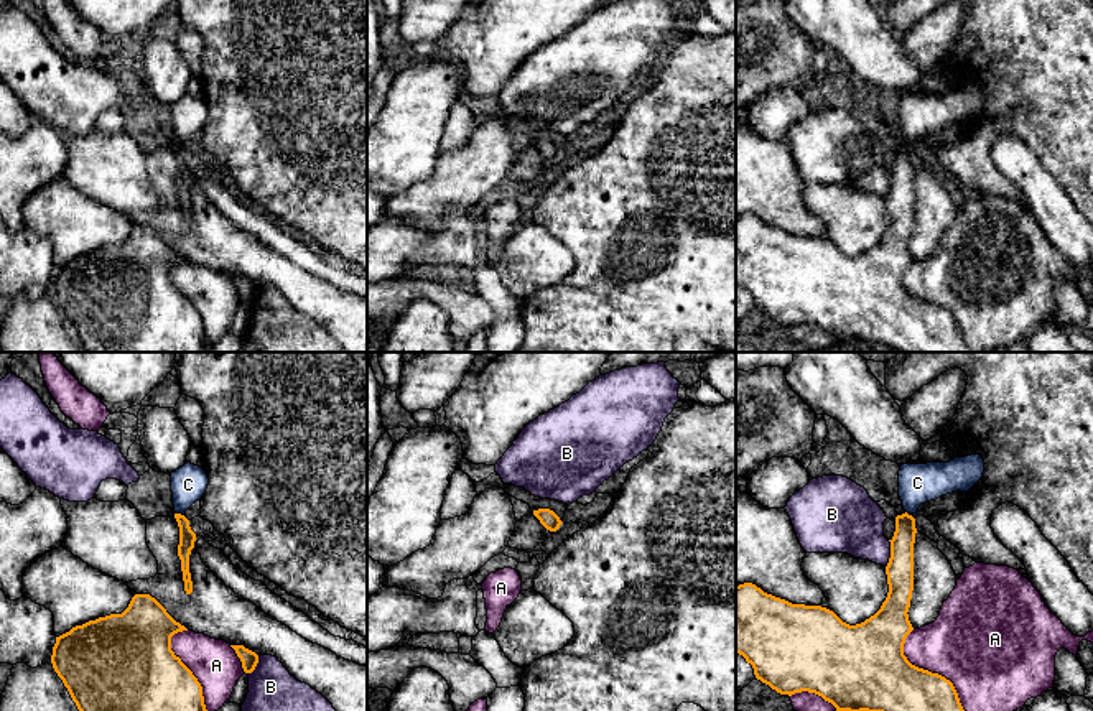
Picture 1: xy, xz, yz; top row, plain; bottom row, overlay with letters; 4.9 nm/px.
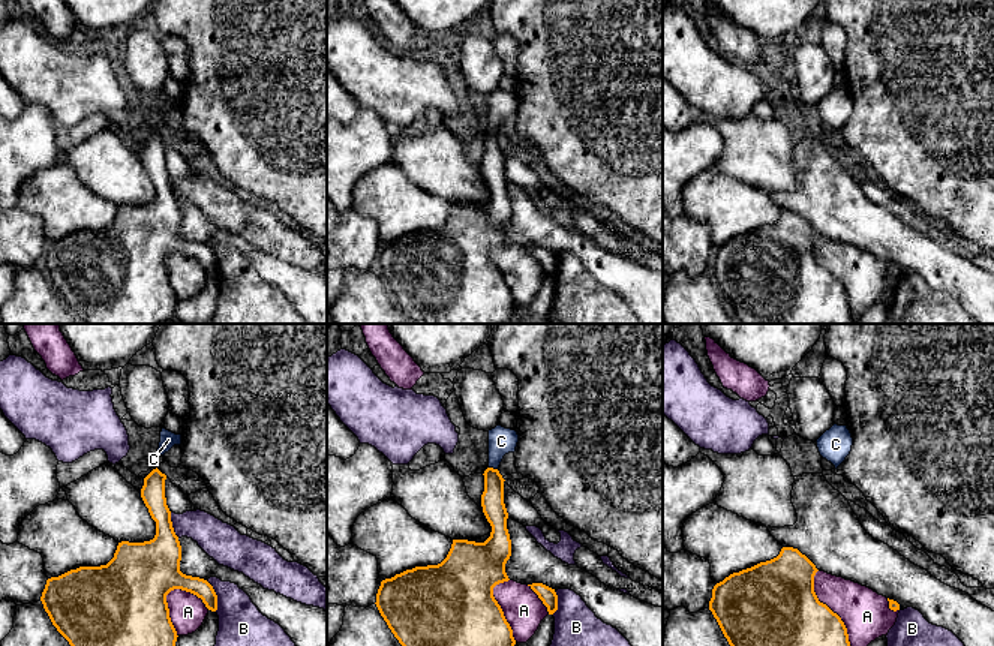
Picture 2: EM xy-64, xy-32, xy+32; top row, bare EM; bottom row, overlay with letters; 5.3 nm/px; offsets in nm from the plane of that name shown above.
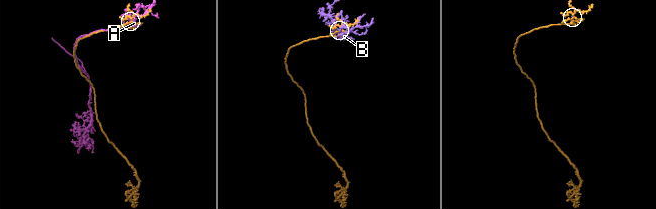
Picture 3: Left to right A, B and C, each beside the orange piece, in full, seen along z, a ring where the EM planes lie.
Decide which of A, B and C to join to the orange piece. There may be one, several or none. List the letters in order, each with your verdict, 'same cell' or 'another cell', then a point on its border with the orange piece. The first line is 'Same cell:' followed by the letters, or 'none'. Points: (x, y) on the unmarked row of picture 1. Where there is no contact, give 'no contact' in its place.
Same cell: C
A: another cell | yz (937, 305)
B: another cell | yz (891, 185)
C: same cell | xy (180, 145)

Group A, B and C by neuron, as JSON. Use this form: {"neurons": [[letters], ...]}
{"neurons": [["A"], ["B"], ["C"]]}

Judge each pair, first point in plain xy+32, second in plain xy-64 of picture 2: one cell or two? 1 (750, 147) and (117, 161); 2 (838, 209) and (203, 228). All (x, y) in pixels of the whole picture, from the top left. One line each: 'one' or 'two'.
1: one
2: one

